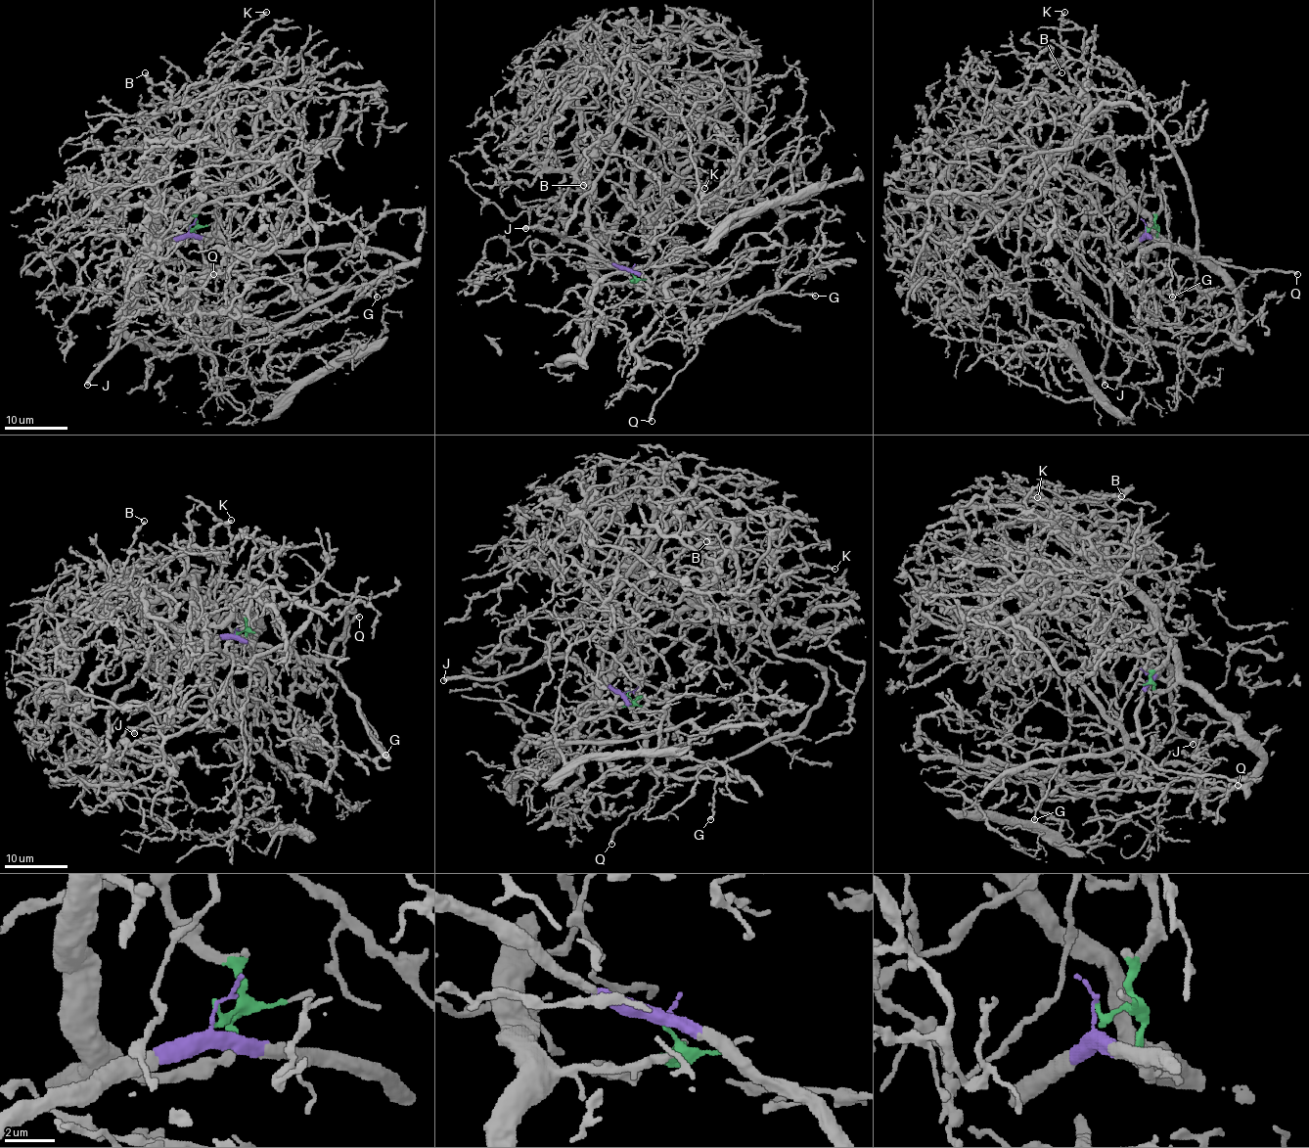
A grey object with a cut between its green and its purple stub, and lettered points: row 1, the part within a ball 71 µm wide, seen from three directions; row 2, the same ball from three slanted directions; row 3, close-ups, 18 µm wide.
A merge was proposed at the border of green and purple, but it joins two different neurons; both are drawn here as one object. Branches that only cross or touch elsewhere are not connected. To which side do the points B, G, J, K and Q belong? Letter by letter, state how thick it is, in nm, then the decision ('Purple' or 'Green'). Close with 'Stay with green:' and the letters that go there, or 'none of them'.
B: Thickness 160 nm. Green
G: Thickness 240 nm. Purple
J: Thickness 460 nm. Purple
K: Thickness 260 nm. Green
Q: Thickness 280 nm. Purple
Stay with green: B, K

